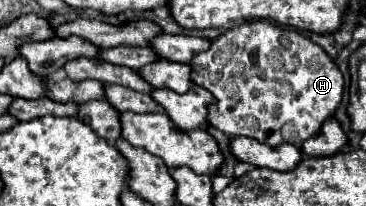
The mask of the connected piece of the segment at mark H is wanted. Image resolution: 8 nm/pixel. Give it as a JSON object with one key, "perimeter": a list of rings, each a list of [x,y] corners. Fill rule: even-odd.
{"perimeter":[[[251,20],[229,28],[219,38],[211,40],[209,50],[195,54],[189,66],[193,84],[203,86],[215,98],[215,104],[207,108],[209,126],[221,130],[229,138],[247,136],[259,140],[261,144],[265,142],[267,146],[301,146],[307,138],[319,132],[323,120],[327,120],[337,110],[343,98],[343,74],[323,52],[323,48],[299,32],[269,20]]]}

